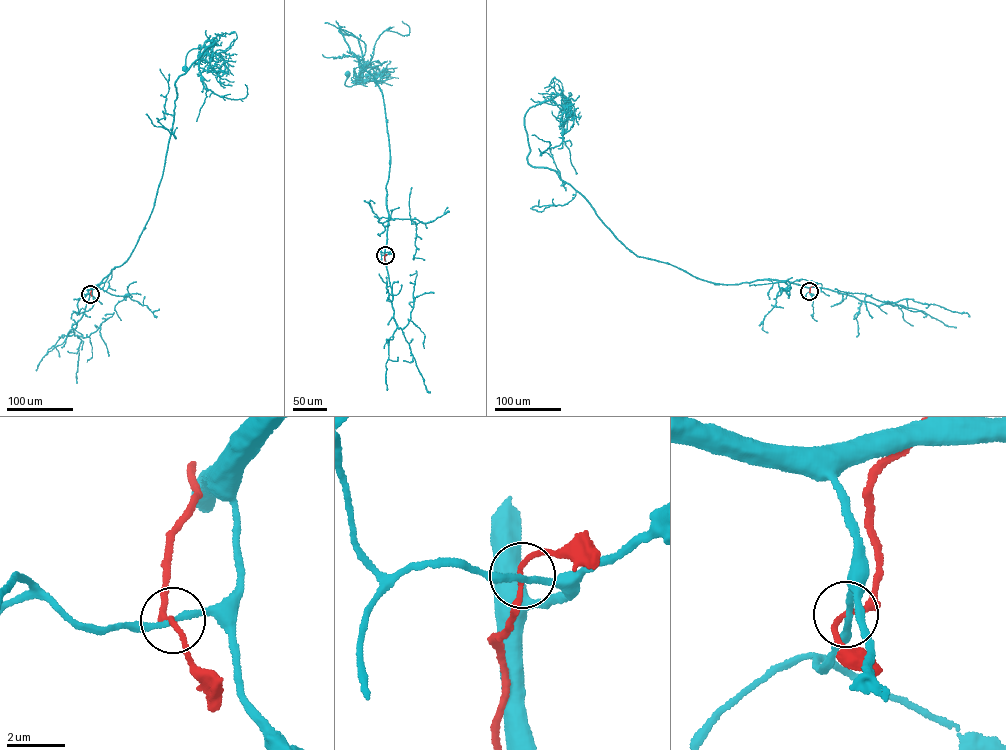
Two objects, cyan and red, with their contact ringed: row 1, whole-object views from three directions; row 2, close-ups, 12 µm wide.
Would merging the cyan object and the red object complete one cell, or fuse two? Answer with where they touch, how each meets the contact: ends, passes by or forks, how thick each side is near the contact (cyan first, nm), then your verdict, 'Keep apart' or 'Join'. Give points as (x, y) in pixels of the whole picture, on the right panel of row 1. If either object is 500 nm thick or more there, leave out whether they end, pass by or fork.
Place: (809, 291). At the ring cyan passes by. At the ring red passes by. Thickness 190 nm (cyan) against 140 nm. Keep apart

